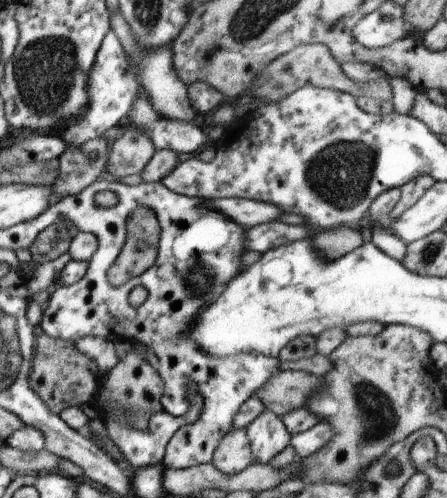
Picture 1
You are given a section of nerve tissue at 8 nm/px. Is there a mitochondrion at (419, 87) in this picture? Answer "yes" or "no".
no

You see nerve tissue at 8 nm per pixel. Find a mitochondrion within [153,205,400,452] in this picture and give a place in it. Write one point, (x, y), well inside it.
(377, 416)

